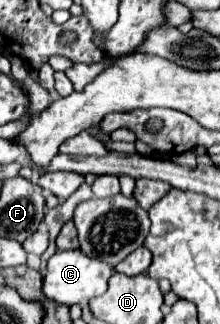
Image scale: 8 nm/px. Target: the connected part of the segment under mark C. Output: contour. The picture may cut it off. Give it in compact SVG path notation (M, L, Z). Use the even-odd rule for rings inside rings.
M64 250L56 252L48 266L46 266L46 276L44 276L44 294L52 300L58 300L62 304L84 304L96 296L102 296L108 290L108 278L112 276L114 268L106 264L104 260L92 258L82 254L80 250Z

